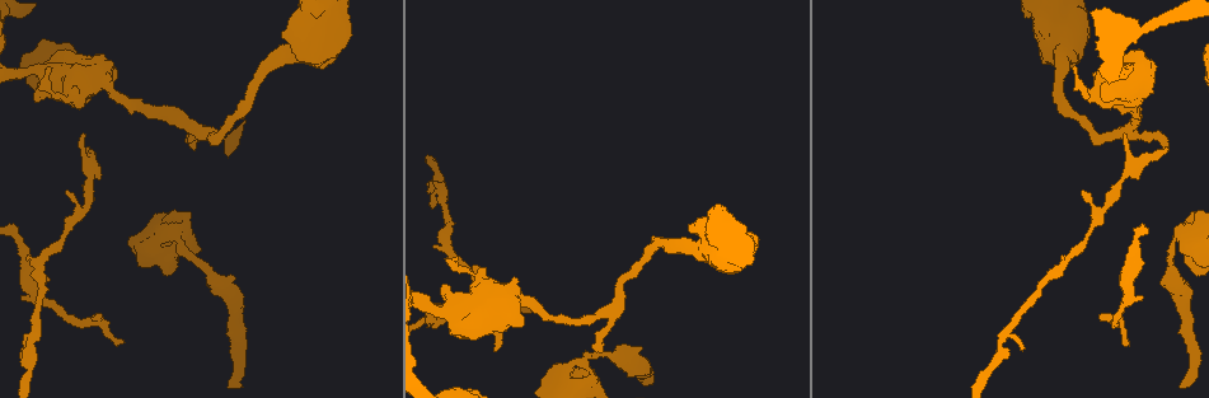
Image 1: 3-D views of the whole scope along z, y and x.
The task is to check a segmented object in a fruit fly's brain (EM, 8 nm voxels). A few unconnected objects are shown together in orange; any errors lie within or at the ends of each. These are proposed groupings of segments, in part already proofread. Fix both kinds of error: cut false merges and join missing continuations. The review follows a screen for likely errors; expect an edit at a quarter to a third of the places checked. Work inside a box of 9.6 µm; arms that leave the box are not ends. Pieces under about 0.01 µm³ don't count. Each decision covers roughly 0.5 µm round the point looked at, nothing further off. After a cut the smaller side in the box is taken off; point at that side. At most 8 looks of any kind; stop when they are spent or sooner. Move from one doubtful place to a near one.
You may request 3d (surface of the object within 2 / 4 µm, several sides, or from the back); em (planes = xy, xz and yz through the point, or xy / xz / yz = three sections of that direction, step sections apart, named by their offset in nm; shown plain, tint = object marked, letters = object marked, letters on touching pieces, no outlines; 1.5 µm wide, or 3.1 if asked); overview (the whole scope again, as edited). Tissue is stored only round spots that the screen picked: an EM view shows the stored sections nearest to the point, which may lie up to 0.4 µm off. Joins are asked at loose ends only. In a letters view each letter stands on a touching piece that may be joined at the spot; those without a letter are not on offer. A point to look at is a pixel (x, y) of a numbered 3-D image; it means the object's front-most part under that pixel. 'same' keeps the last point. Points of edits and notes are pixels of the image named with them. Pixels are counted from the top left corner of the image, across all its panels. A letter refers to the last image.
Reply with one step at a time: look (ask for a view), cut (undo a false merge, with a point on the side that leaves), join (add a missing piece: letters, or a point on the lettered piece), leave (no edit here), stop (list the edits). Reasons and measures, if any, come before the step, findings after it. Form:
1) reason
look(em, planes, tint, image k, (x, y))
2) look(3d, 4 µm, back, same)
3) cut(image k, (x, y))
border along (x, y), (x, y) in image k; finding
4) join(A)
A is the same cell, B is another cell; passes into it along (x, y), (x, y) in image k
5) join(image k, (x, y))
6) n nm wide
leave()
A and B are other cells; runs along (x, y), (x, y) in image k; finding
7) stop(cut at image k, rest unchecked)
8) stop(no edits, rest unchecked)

an open end
look(em, planes, letters, image 1, (528, 313))

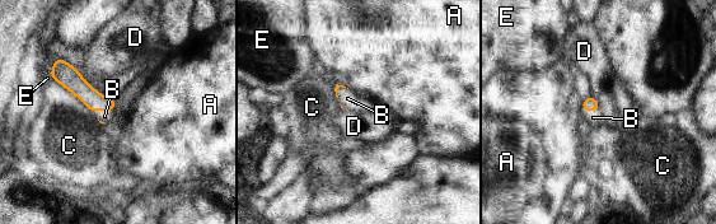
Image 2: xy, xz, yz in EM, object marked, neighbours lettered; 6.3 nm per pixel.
C touches over 360 nm
join(B)
B is the same cell, A, C, D and E are other cells; it goes on there

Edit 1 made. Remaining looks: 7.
free end
look(em, xz, step 4, tint, image 1, (1022, 349))

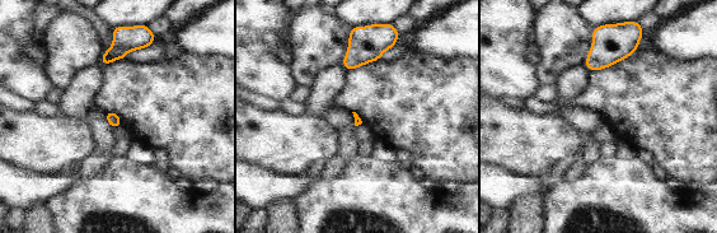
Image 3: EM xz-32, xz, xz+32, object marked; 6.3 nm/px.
look(em, planes, letters, same)

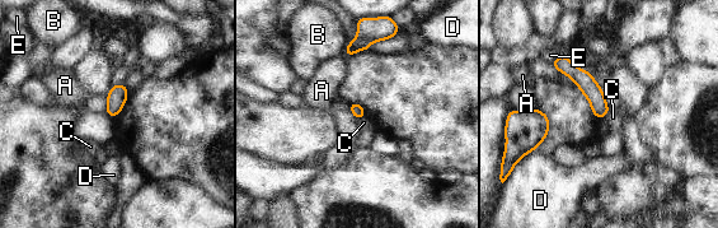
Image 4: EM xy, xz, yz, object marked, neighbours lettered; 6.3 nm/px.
B touches over 100 nm
leave()
A, B, C, D and E are other cells; none of them fits

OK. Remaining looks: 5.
look(em, planes, tint, image 1, (1134, 166))

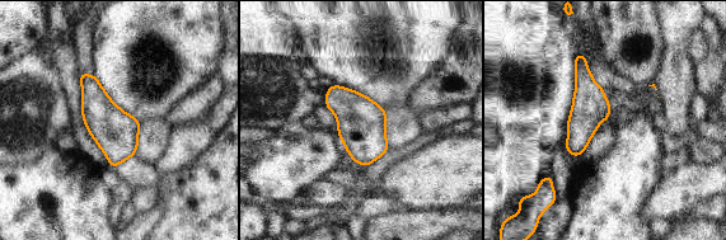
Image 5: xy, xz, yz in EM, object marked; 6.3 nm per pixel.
look(em, planes, letters, same)

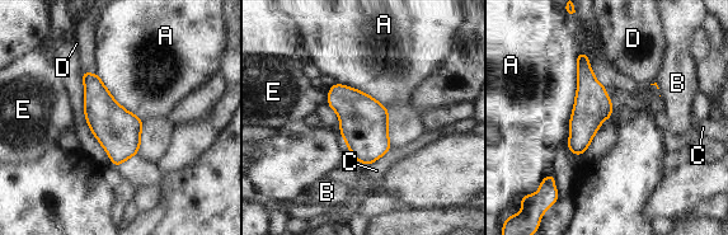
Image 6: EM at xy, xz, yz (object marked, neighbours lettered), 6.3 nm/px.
leave()
A, B, C, D and E are other cells; border along (579, 50), (577, 92), (568, 126) in image 6; one cell here

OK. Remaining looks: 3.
stop(join at image 2, rest unchecked)

